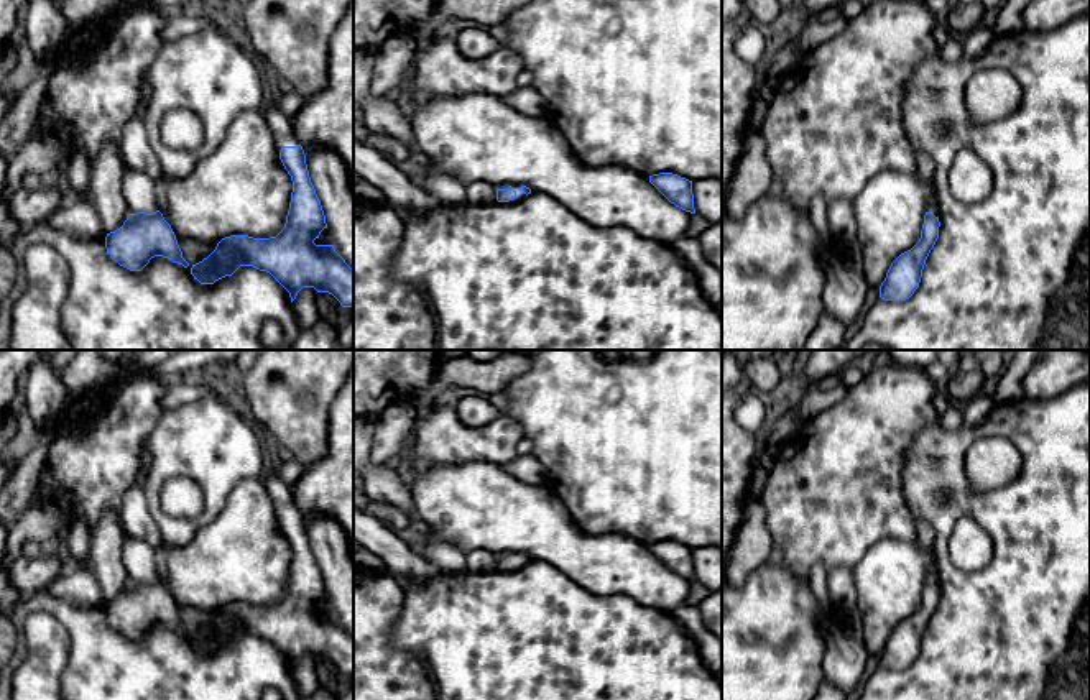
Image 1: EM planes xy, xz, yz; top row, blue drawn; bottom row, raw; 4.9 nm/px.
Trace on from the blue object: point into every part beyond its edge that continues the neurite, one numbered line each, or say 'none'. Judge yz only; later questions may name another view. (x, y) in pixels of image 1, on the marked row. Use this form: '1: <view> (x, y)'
1: yz (931, 201)

